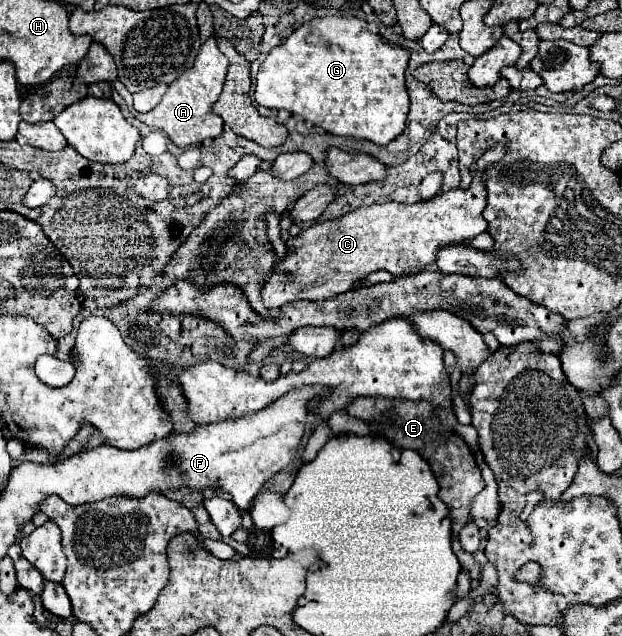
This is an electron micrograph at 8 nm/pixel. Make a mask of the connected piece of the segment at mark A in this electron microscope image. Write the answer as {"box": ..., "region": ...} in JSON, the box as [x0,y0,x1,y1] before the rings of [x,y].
{"box":[134,37,228,149],"region":[[[210,37],[208,41],[202,43],[192,69],[188,69],[184,75],[180,75],[176,81],[172,81],[172,85],[168,85],[168,91],[162,97],[162,101],[150,113],[140,115],[136,111],[134,117],[144,121],[150,127],[158,127],[158,129],[166,131],[168,137],[172,139],[172,143],[182,149],[202,143],[204,139],[218,137],[222,133],[224,123],[222,123],[222,117],[212,113],[212,105],[220,97],[220,91],[222,91],[222,85],[226,79],[226,69],[228,69],[228,59],[218,49],[216,39]]]}

